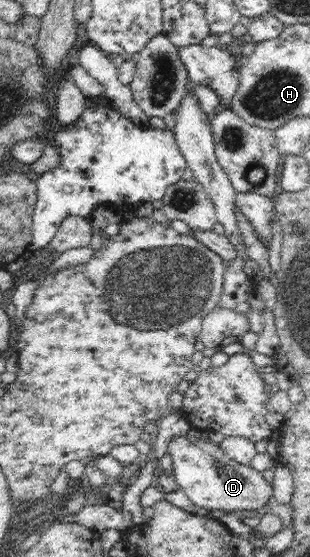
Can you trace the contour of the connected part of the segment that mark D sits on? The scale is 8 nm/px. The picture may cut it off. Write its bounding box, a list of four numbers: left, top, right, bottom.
[167,435,273,511]

